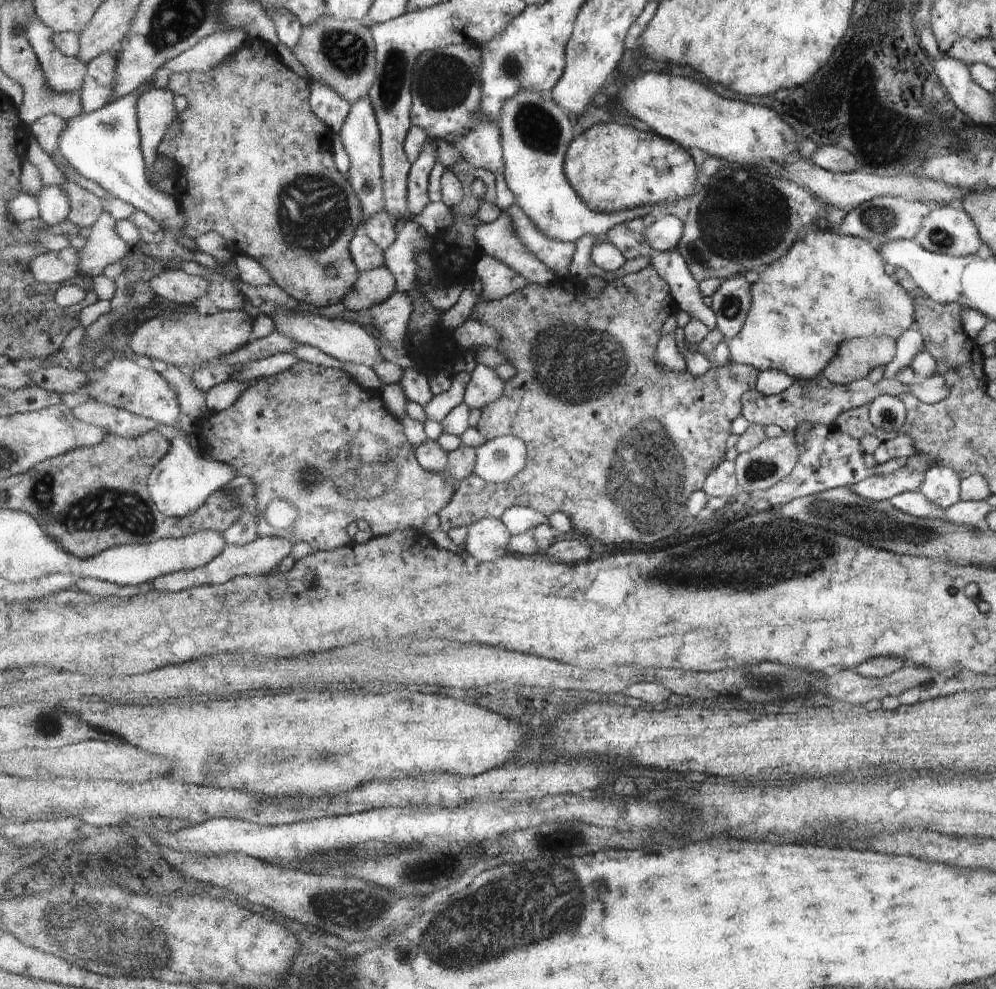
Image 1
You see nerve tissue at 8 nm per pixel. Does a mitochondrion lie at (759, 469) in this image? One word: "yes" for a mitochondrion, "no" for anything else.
yes

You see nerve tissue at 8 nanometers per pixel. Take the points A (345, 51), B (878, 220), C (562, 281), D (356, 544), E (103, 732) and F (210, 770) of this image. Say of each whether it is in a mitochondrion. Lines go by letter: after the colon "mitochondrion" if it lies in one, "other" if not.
A: mitochondrion
B: mitochondrion
C: other
D: other
E: other
F: mitochondrion

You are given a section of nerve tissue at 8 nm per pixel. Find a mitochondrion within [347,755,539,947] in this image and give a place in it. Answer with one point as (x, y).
(419, 872)

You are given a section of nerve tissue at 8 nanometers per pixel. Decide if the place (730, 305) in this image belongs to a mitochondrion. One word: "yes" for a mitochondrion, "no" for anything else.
yes

